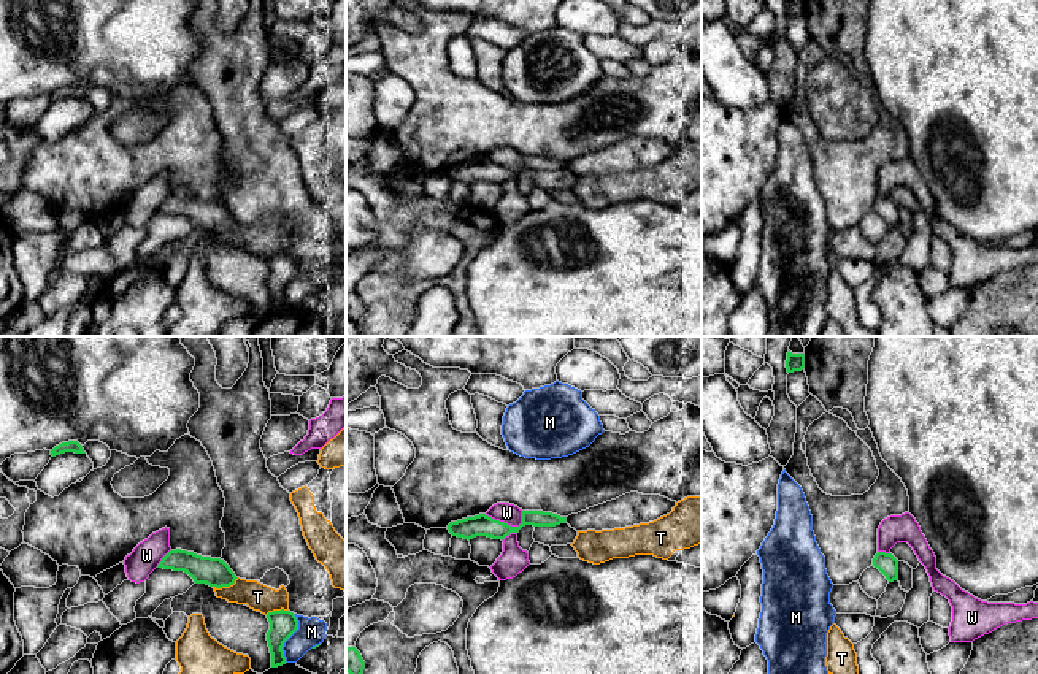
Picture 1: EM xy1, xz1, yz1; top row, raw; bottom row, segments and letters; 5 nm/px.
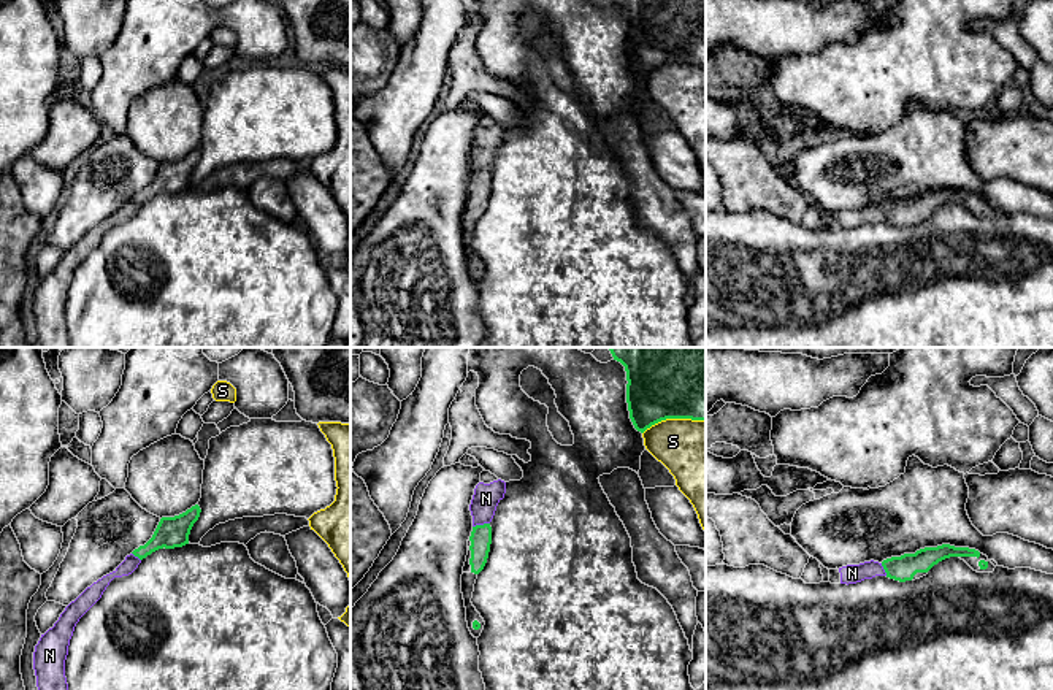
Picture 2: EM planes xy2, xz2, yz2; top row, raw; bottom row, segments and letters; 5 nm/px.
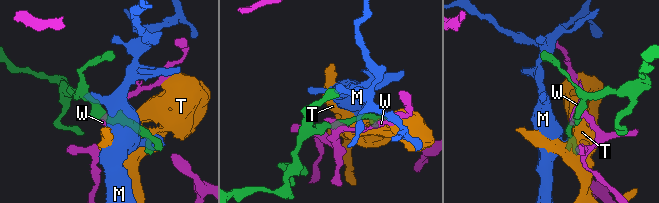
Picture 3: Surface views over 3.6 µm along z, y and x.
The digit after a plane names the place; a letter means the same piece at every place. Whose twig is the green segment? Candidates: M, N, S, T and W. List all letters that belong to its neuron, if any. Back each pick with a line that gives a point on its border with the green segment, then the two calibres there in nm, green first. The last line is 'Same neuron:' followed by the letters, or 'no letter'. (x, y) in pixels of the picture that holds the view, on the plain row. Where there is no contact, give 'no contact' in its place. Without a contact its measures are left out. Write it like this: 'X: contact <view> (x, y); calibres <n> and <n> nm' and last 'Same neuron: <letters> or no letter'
N: contact xz2 (481, 170); calibres 110 and 140 nm
Same neuron: N

